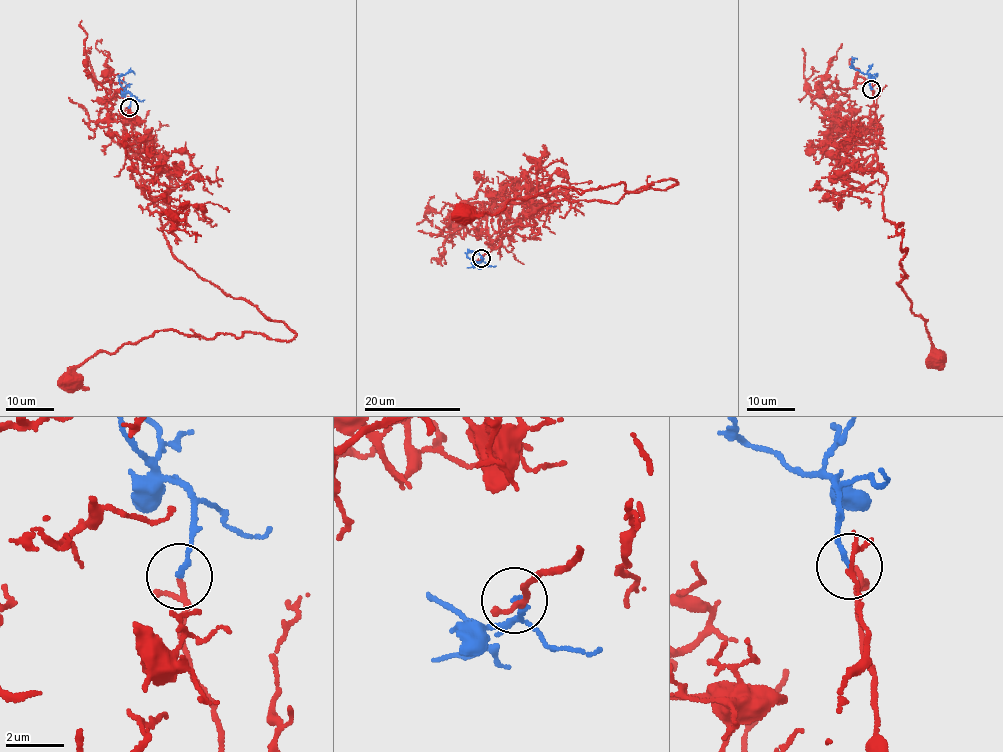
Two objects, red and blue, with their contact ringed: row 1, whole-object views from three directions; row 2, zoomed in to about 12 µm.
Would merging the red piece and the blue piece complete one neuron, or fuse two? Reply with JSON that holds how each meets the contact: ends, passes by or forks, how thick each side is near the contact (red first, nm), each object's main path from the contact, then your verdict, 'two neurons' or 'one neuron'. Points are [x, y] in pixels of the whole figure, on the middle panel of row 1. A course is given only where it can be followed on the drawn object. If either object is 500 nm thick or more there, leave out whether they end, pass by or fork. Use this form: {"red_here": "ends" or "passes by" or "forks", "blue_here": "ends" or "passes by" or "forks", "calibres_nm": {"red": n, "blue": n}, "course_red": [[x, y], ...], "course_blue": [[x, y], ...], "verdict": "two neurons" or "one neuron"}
{"red_here": "passes by", "blue_here": "ends", "calibres_nm": {"red": 130, "blue": 160}, "course_red": [[481, 258], [504, 230], [534, 225], [542, 206], [616, 204], [678, 182], [556, 186], [468, 214]], "course_blue": [[481, 257], [481, 261], [473, 260], [466, 253], [478, 252], [481, 256]], "verdict": "one neuron"}

